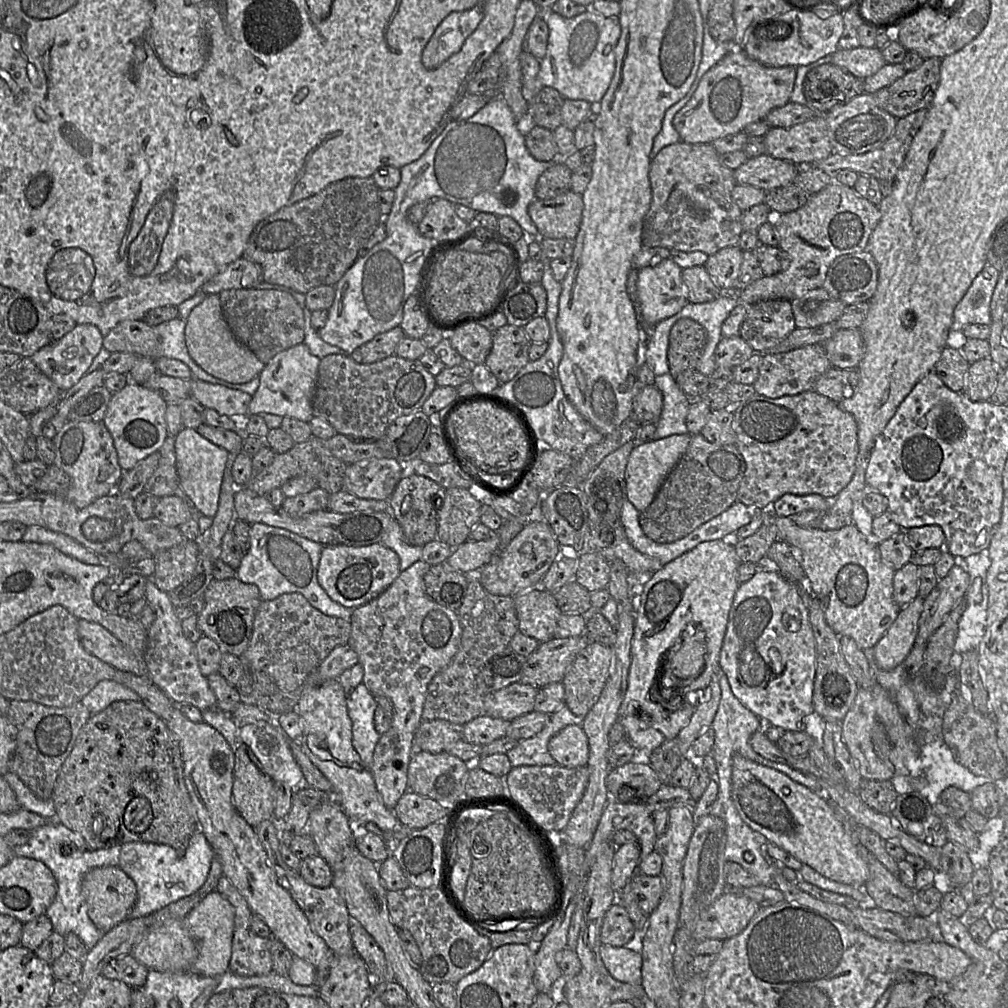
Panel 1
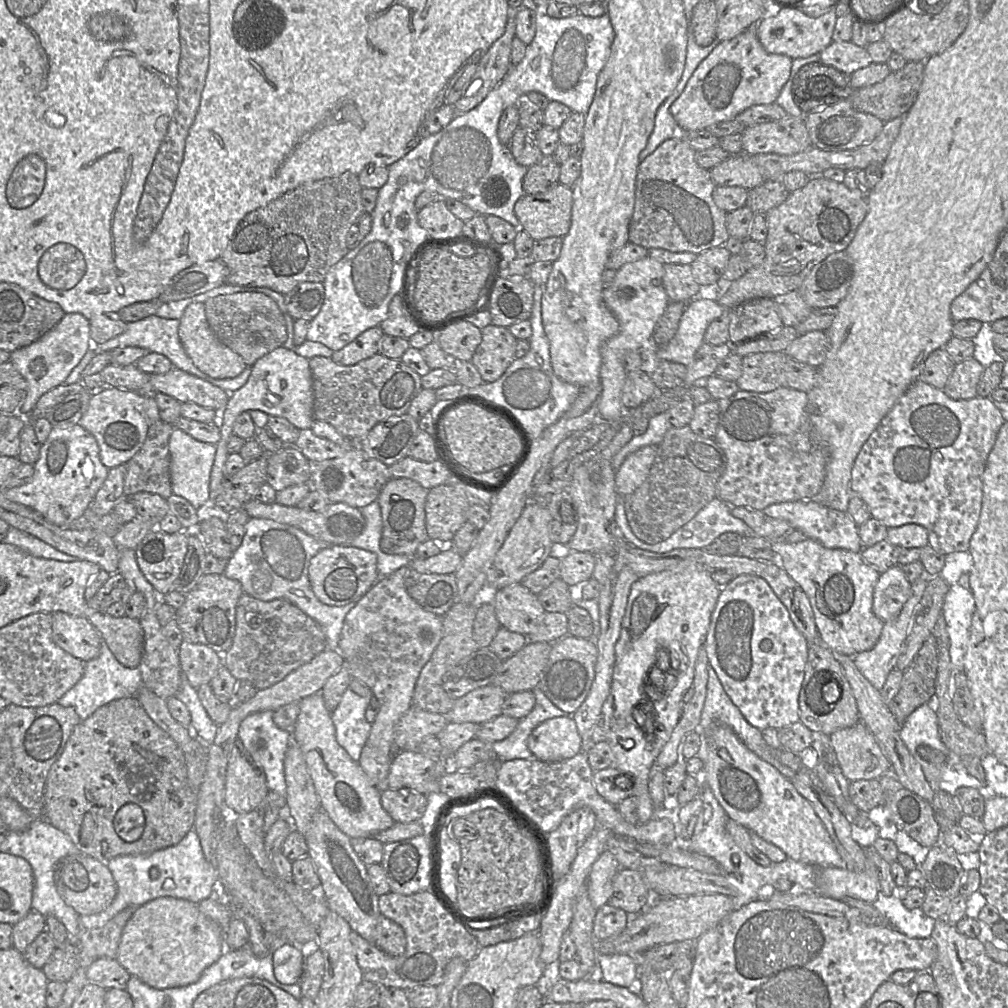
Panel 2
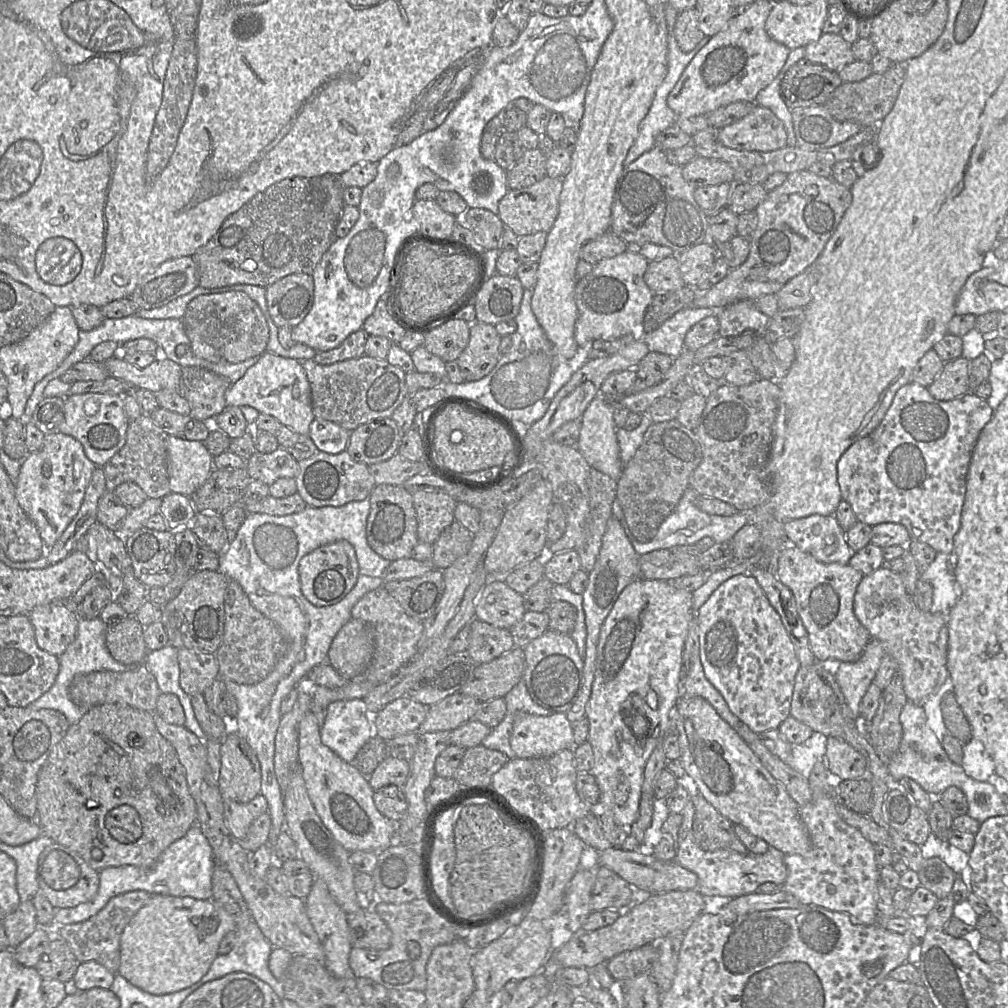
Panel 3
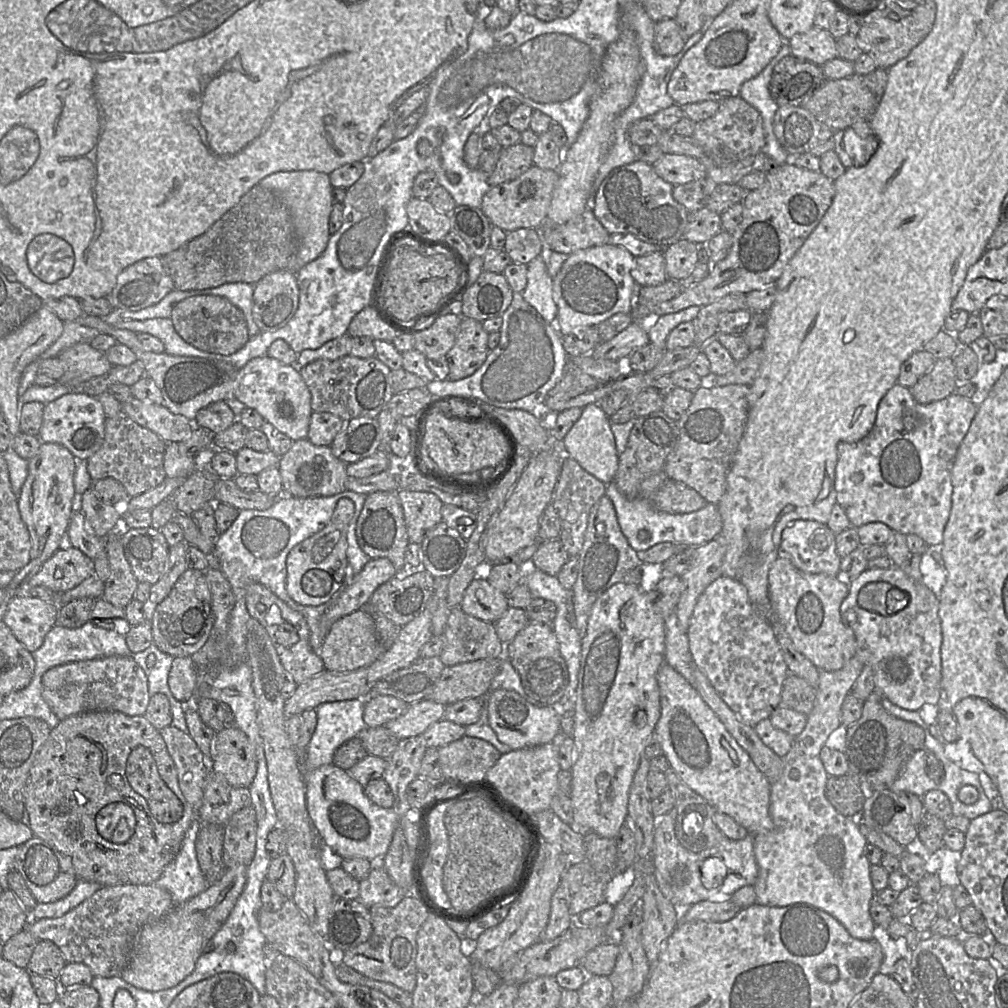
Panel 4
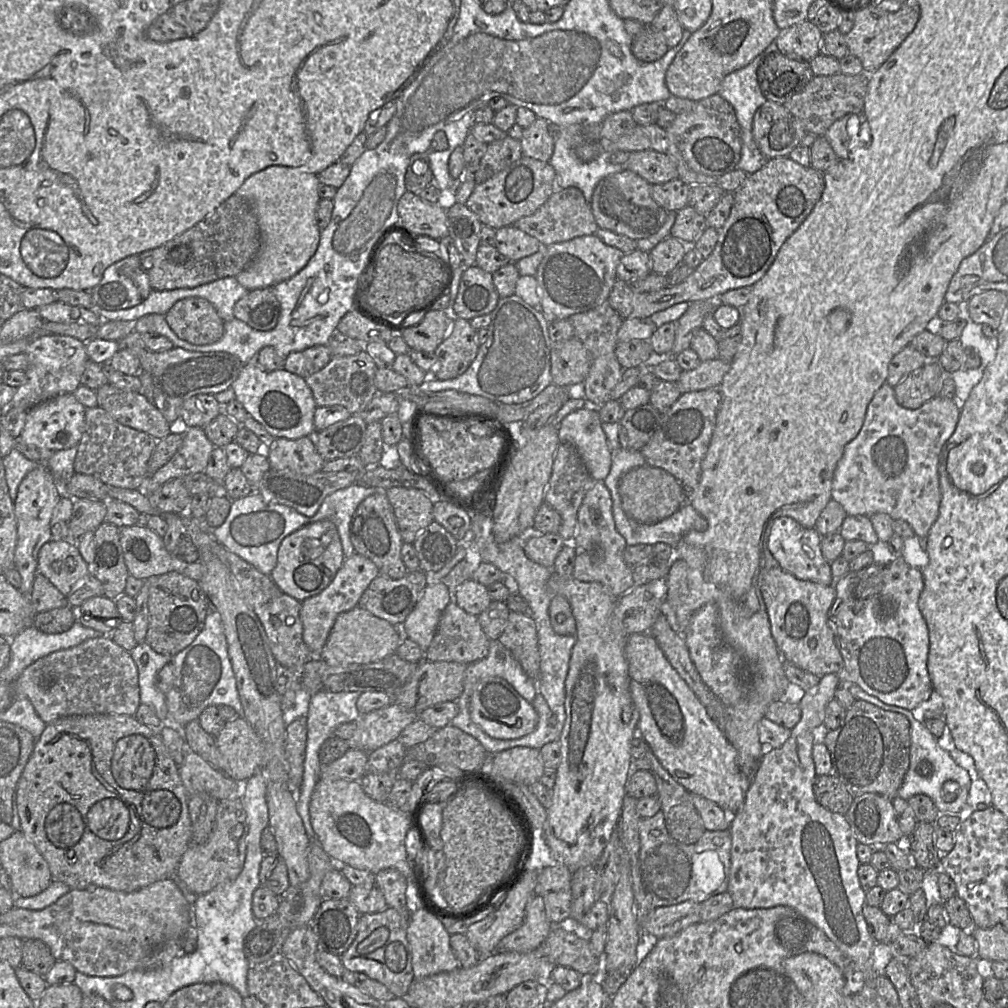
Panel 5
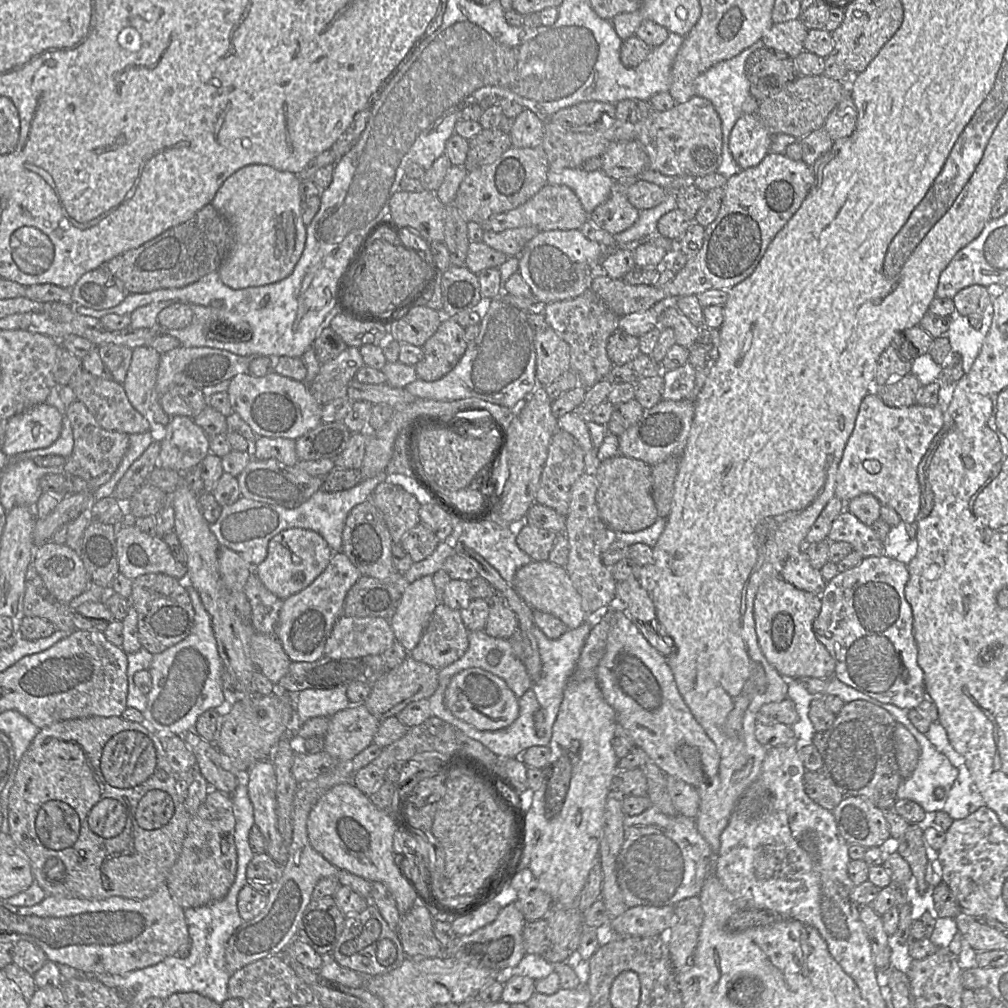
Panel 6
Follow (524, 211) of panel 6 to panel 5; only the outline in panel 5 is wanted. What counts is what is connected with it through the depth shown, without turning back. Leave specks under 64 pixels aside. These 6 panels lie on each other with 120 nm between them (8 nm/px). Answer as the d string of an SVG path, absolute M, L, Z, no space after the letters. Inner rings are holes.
M576 187L557 188L533 214L520 218L511 226L535 237L542 247L568 241L579 236L595 235L599 228L590 204Z

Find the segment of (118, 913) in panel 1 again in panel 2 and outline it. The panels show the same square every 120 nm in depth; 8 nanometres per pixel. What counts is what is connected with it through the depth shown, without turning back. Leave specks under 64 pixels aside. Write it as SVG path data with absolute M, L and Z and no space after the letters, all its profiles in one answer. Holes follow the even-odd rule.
M72 854L63 858L57 865L55 882L61 898L79 915L92 915L105 910L117 893L116 882L107 864L85 854Z

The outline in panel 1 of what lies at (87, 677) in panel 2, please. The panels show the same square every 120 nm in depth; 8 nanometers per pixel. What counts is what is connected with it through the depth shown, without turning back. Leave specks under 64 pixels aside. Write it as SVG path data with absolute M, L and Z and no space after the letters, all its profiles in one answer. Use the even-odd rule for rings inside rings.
M101 680L82 699L81 703L96 714L118 700L140 701L140 696L130 688L113 680Z

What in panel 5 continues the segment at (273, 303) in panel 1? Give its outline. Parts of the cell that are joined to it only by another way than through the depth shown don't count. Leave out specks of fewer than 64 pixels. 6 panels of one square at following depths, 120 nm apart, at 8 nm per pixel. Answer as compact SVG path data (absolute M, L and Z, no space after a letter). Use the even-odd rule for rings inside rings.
M188 297L178 300L164 317L172 331L191 344L212 344L224 334L224 320L204 298Z

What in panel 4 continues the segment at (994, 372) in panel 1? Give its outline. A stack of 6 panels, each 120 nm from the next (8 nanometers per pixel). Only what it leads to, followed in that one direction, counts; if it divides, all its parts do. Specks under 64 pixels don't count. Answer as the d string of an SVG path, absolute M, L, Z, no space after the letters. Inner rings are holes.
M952 358L936 359L932 368L909 387L913 398L920 404L929 404L950 396L957 383Z

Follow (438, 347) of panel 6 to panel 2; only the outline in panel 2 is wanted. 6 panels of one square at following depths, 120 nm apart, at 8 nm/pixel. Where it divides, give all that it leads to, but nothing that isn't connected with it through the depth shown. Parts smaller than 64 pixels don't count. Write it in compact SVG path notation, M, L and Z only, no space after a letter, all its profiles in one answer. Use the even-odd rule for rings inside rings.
M488 325L481 330L482 341L471 362L485 382L498 380L516 359L517 338L507 327Z

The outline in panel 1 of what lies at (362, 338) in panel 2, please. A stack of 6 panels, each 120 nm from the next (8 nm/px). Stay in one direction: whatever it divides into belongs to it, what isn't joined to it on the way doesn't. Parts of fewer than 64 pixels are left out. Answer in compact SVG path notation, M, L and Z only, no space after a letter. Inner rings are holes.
M401 327L376 335L373 339L356 348L350 356L360 364L371 364L394 355L398 343L405 337Z

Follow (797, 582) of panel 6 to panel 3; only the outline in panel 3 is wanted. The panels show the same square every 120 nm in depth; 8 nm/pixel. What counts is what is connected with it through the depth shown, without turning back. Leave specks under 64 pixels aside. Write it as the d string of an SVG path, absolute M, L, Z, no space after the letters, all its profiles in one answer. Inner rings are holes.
M812 514L785 523L788 543L819 562L848 564L856 553L846 542L845 530L834 515Z

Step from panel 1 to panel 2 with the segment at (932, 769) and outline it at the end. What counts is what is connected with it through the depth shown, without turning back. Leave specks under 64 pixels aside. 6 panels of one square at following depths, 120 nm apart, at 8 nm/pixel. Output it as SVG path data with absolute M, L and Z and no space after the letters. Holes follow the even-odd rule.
M949 755L945 765L942 767L942 774L936 783L930 783L935 791L945 791L954 794L960 787L973 787L977 789L985 789L985 784L977 778L970 775L964 768L960 757Z

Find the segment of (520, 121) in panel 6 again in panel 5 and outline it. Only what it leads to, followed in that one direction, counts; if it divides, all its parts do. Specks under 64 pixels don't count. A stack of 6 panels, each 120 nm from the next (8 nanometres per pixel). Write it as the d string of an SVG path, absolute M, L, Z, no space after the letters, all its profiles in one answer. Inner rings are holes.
M539 117L528 128L523 129L520 140L524 156L544 162L550 161L554 143L554 139L548 132L548 121Z

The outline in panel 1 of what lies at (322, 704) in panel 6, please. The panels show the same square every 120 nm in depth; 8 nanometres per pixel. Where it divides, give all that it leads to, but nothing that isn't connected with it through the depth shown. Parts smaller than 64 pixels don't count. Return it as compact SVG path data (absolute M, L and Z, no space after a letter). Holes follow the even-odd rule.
M362 683L350 692L346 703L352 722L352 745L364 765L370 768L374 749L380 738L374 727L374 712L378 705L372 693Z

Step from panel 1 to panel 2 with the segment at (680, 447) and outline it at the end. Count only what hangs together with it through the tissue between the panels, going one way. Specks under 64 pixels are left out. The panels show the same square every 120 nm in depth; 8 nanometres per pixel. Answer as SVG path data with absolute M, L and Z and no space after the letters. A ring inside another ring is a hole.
M658 445L644 446L626 457L615 474L620 497L631 494L645 481L656 458L657 448Z

